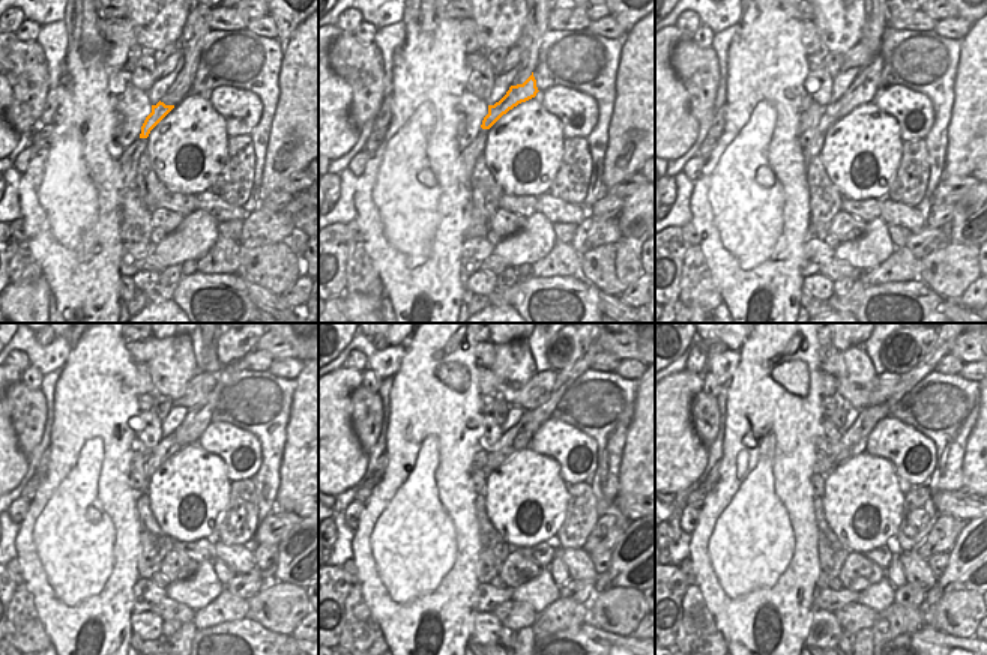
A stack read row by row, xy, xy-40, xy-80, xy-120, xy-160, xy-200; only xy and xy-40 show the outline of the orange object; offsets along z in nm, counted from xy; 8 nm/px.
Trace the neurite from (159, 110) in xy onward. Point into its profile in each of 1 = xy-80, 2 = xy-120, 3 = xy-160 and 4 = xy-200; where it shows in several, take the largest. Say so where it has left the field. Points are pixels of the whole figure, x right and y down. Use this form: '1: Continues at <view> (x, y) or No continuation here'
1: Continues at xy-80 (867, 83)
2: Continues at xy-120 (196, 421)
3: Continues at xy-160 (537, 416)
4: Continues at xy-200 (929, 362)

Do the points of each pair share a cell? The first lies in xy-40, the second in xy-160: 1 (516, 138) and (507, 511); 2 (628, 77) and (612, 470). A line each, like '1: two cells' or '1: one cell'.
1: one cell
2: two cells

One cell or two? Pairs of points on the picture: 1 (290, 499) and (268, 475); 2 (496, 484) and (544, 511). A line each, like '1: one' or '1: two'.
1: two
2: one

